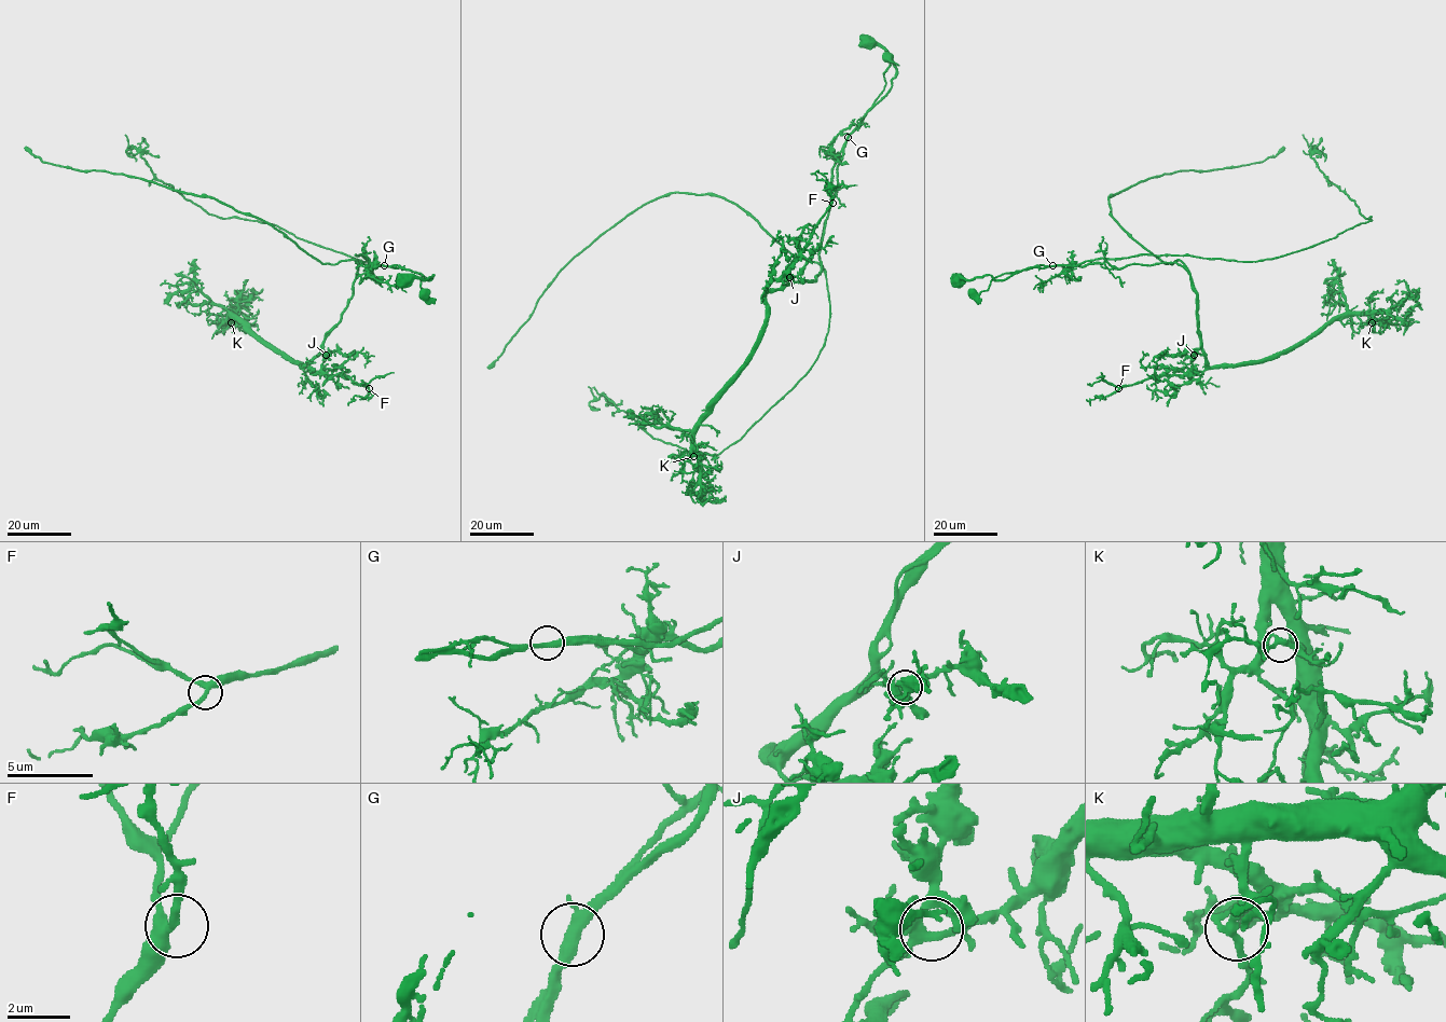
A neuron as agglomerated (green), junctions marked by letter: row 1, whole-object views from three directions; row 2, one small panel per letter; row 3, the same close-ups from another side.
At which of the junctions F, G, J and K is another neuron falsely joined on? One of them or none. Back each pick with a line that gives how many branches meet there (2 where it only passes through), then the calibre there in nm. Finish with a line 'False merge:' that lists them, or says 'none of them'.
G: branches 3; calibre 280 nm
False merge: G

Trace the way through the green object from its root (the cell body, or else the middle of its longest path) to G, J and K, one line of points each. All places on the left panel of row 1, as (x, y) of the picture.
G: (405, 280), (426, 279), (432, 275), (428, 280), (403, 266), (384, 265)
J: (405, 280), (432, 275), (356, 263), (326, 355)
K: (405, 280), (432, 275), (356, 263), (341, 320), (303, 367), (234, 314), (231, 322)

